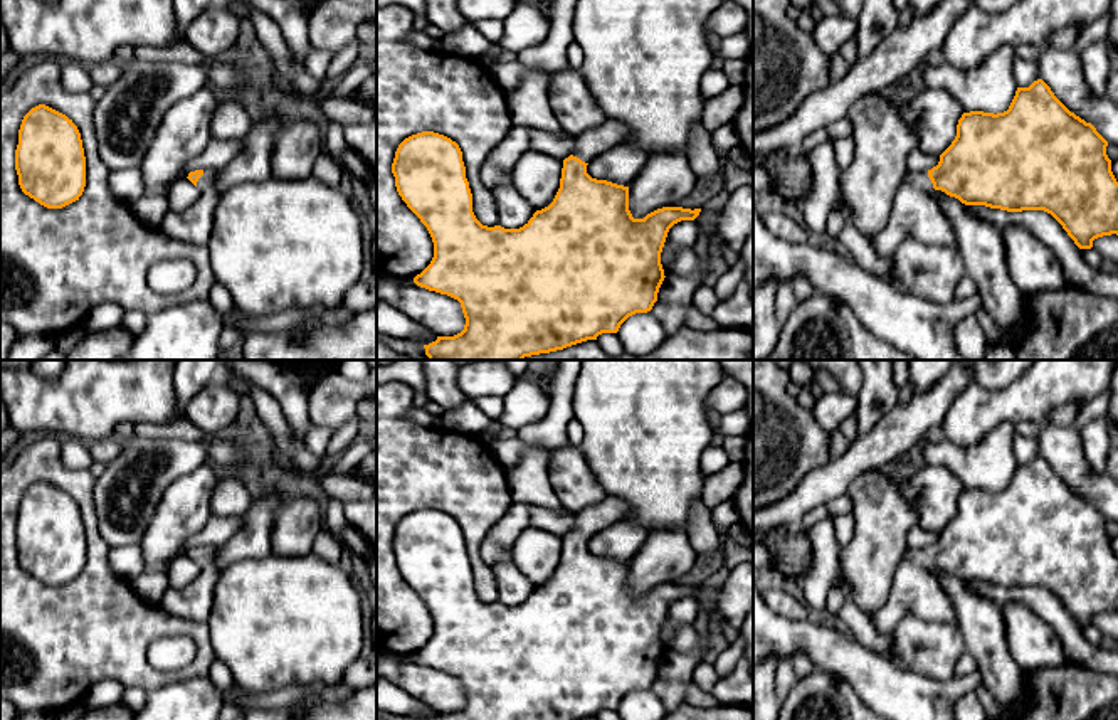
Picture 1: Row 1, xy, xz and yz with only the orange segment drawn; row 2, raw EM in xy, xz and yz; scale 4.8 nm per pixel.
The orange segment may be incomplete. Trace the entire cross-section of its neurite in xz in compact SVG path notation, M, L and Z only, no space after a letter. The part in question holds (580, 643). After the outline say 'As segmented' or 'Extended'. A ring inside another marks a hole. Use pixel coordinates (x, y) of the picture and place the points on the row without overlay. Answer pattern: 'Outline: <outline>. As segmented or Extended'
Outline: M609 496L573 515L575 527L563 537L560 565L553 579L536 587L519 606L488 604L476 596L462 528L456 518L434 508L422 508L398 521L392 540L397 569L427 604L434 619L434 634L414 659L457 676L466 695L461 710L437 713L432 720L582 720L597 717L602 710L617 710L629 693L652 686L666 654L661 629L667 609L681 597L694 597L701 585L662 584L644 596L634 596L629 587L629 564L597 557L587 550L587 542L595 533L624 521L629 506Z. Extended

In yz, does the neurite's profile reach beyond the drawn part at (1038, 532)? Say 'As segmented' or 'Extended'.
Extended

